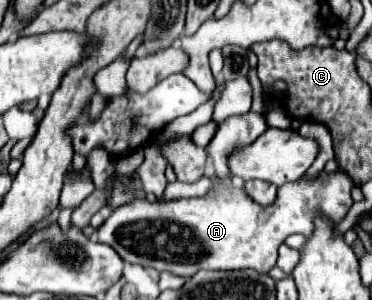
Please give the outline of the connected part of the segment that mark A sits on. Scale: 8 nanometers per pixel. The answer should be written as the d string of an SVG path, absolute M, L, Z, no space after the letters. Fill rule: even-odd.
M325 172L319 174L319 178L307 182L297 180L295 184L285 184L279 188L277 200L271 206L259 206L249 200L249 196L243 192L243 188L235 188L231 180L215 178L215 188L203 196L203 198L181 198L171 202L147 202L147 200L135 200L135 204L125 204L123 208L117 208L97 230L97 242L109 244L125 262L141 264L155 270L169 270L177 276L193 276L199 270L239 270L239 268L253 268L257 272L269 272L275 266L277 260L277 248L283 244L283 240L289 234L301 232L305 238L313 232L313 218L315 218L315 206L323 208L325 216L331 220L341 222L351 208L351 188L353 182L341 172L335 172L327 176Z

